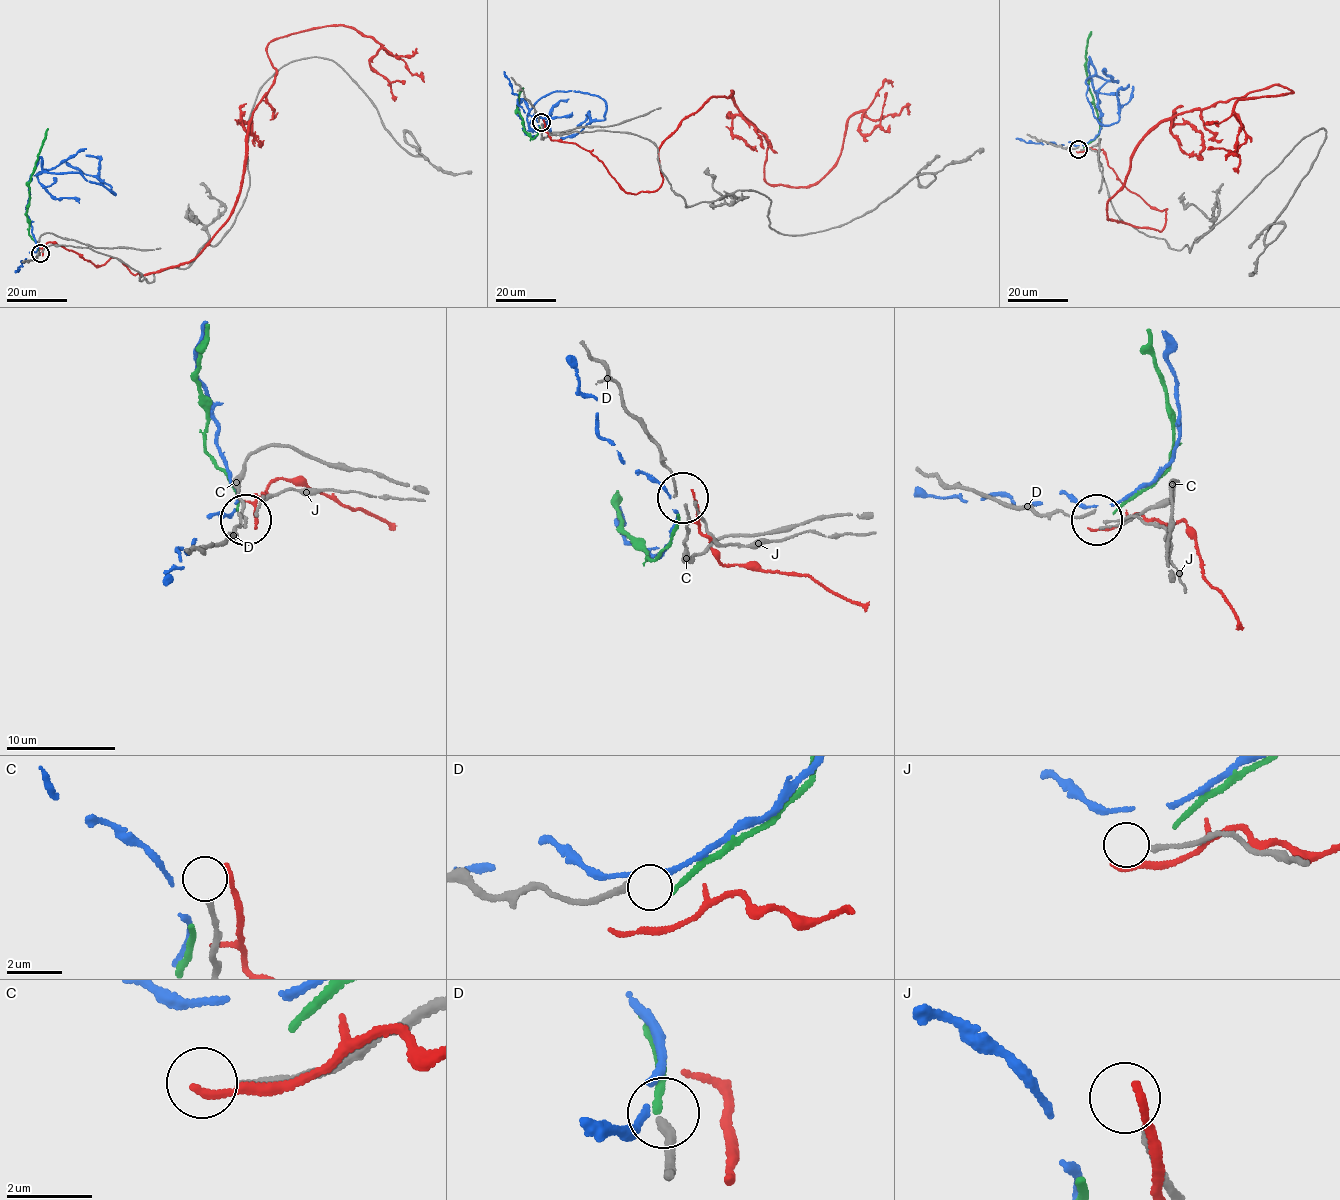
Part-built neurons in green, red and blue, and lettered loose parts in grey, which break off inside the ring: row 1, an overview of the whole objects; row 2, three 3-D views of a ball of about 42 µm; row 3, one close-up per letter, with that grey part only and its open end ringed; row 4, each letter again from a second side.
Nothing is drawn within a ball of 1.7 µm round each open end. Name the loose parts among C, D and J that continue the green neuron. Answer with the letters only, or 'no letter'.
no letter

